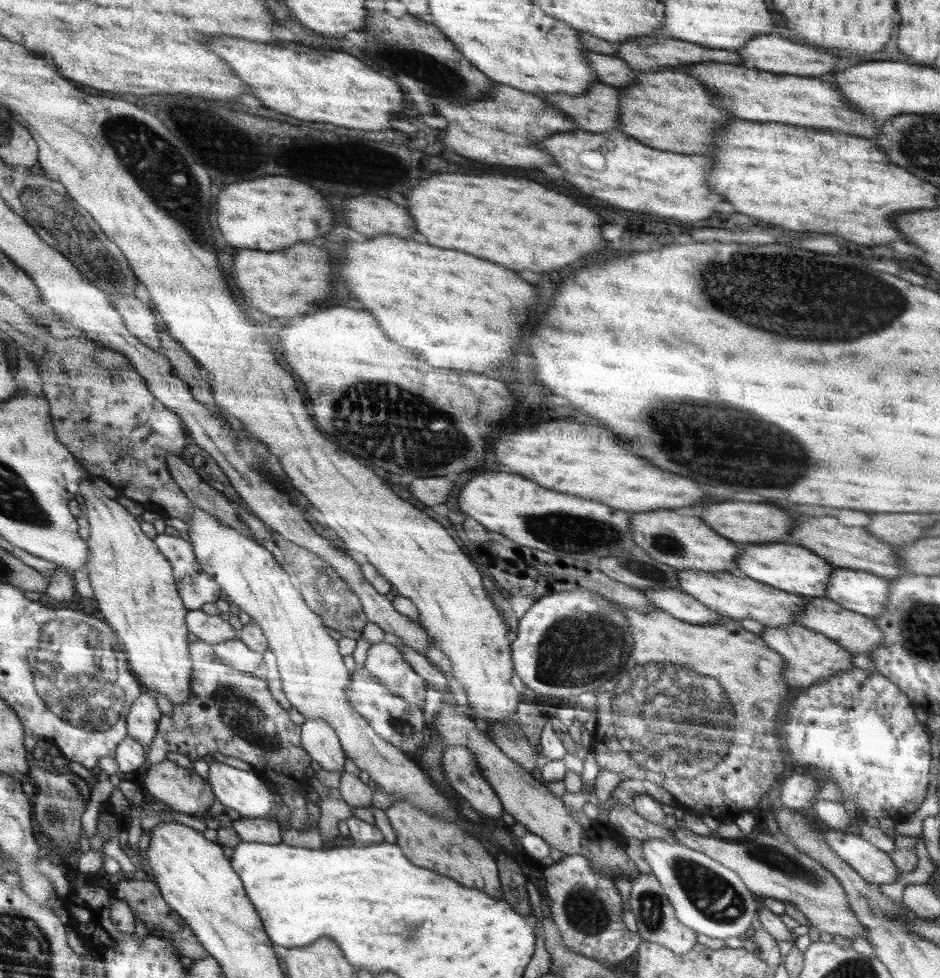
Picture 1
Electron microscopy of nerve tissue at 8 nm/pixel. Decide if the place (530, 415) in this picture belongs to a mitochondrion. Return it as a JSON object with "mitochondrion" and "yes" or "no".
{"mitochondrion":"no"}

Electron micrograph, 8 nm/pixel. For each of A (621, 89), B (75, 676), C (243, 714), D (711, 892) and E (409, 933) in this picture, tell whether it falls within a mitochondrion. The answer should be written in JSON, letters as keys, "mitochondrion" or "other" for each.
{"A":"other","B":"mitochondrion","C":"mitochondrion","D":"mitochondrion","E":"mitochondrion"}

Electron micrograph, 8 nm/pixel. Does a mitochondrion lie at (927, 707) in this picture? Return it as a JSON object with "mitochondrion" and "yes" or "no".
{"mitochondrion":"no"}

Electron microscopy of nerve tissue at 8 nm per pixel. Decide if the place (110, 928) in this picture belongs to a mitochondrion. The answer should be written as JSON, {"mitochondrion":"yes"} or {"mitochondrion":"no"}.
{"mitochondrion":"no"}

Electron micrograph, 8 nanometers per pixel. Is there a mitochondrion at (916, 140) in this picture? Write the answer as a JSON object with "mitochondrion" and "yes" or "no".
{"mitochondrion":"yes"}

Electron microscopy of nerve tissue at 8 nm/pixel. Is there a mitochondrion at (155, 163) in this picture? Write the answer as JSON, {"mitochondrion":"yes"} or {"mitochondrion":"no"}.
{"mitochondrion":"yes"}

